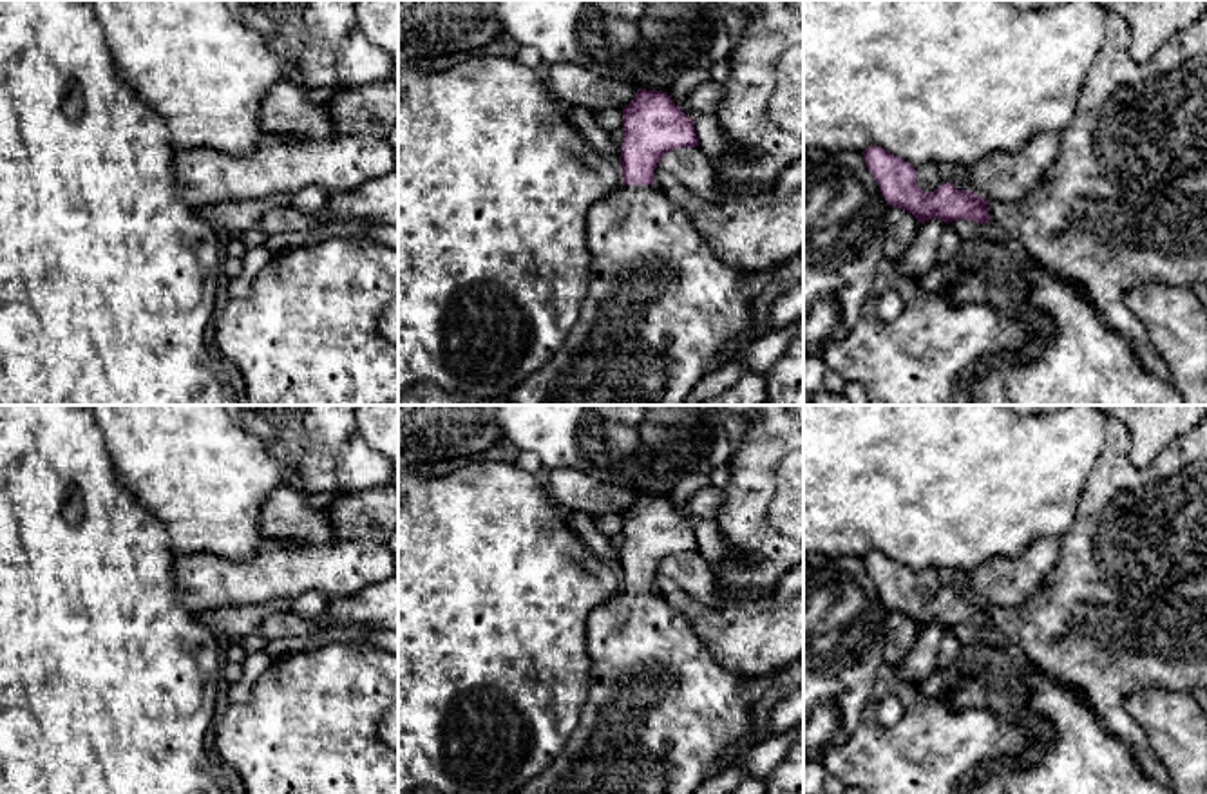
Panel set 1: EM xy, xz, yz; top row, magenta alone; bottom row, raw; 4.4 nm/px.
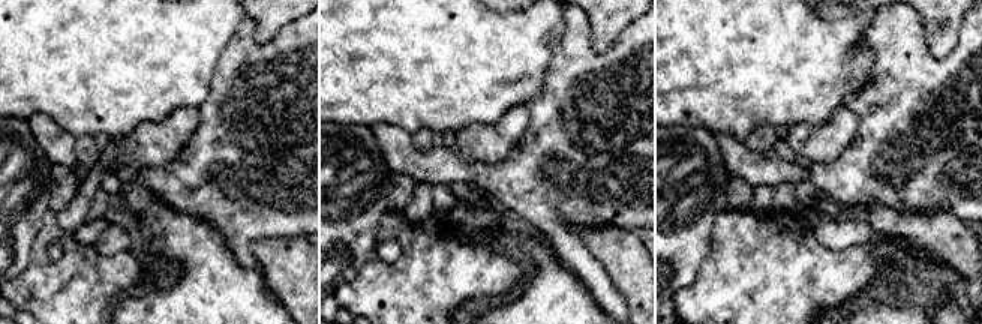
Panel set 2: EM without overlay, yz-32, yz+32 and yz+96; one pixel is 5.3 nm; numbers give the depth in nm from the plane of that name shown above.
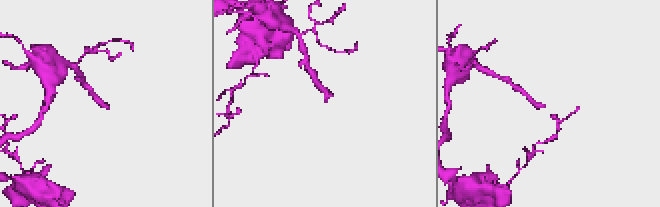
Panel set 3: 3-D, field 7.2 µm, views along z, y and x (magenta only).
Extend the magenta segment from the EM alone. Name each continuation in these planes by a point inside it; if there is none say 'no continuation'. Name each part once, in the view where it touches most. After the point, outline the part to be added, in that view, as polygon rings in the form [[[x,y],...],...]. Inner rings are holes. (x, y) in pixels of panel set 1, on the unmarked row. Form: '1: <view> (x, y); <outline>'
1: xz (659, 711); [[[623,590],[608,604],[594,610],[586,620],[586,649],[590,655],[590,675],[579,722],[557,758],[516,794],[693,794],[724,765],[720,761],[724,751],[753,734],[753,702],[747,698],[751,680],[722,667],[704,640],[695,637],[689,619],[673,608],[659,591]]]

